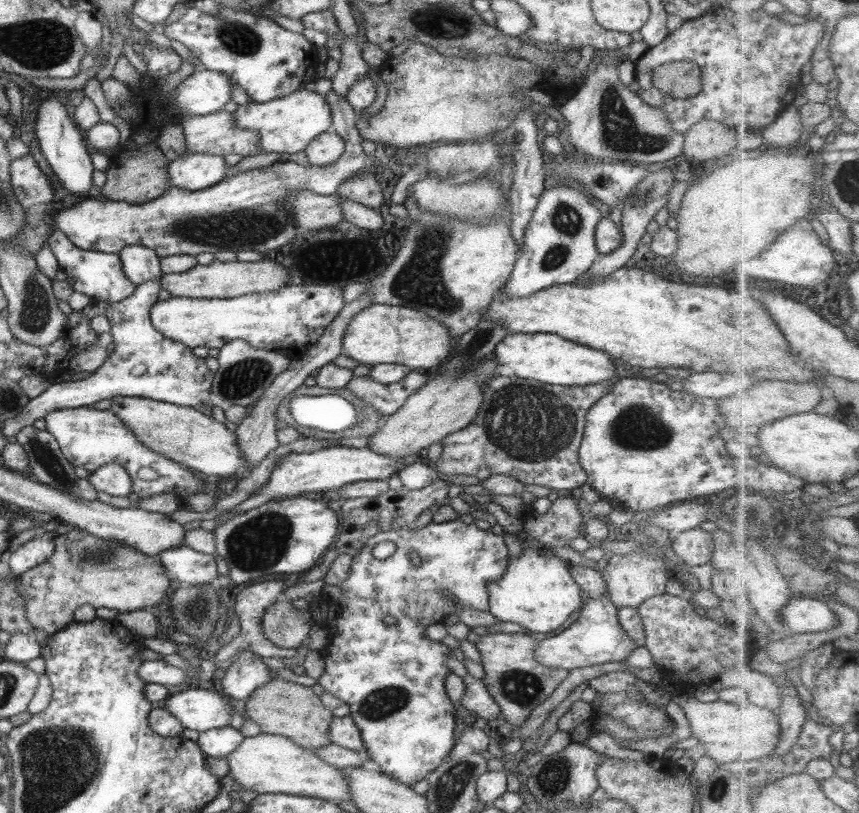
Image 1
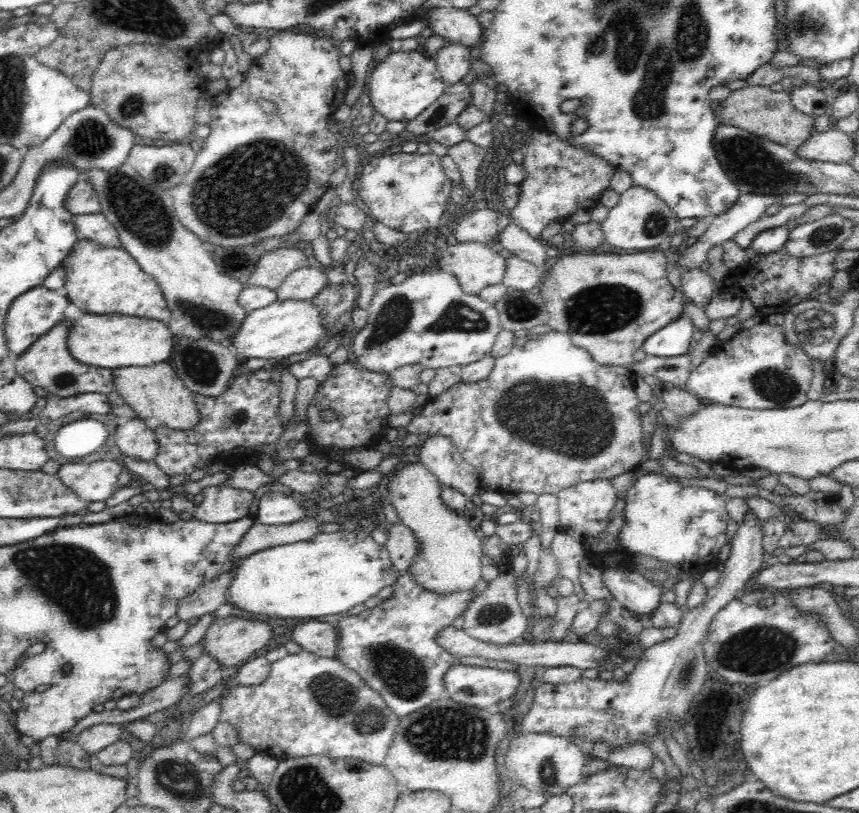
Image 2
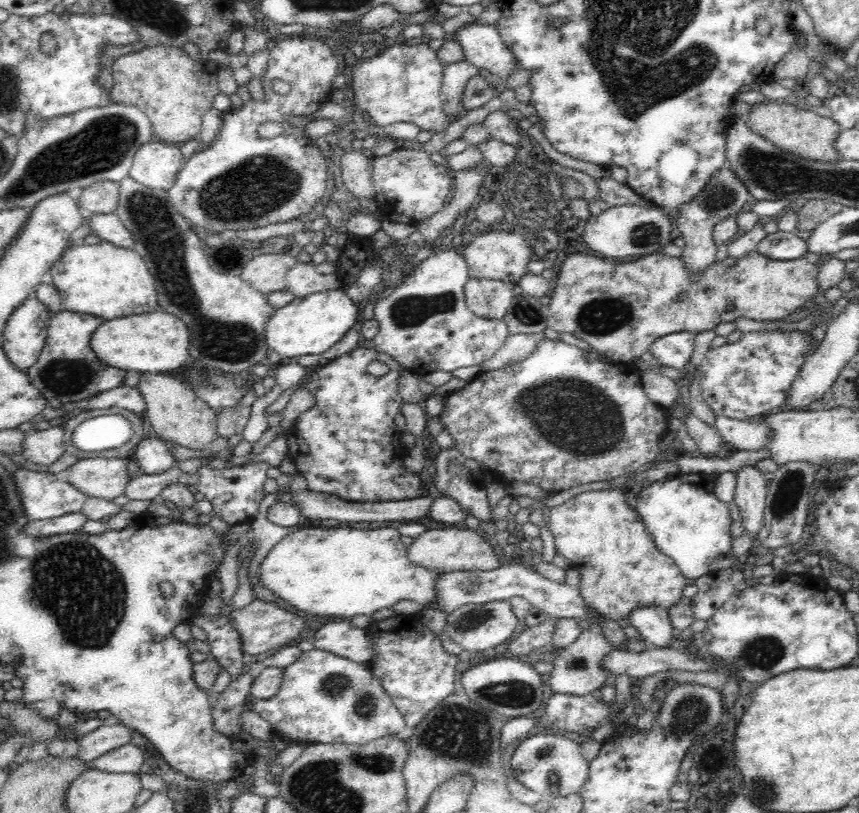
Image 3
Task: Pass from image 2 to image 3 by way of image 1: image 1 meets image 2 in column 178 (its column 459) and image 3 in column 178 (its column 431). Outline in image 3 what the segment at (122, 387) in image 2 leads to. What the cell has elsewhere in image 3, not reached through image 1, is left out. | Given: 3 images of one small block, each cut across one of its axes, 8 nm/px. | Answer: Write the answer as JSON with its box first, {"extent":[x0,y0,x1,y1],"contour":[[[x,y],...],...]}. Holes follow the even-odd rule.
{"extent":[136,373,216,450],"contour":[[[143,373],[136,387],[140,394],[144,395],[146,408],[143,417],[150,421],[157,436],[162,440],[170,444],[180,444],[190,450],[203,450],[216,438],[216,411],[198,398],[186,381],[167,373]]]}

